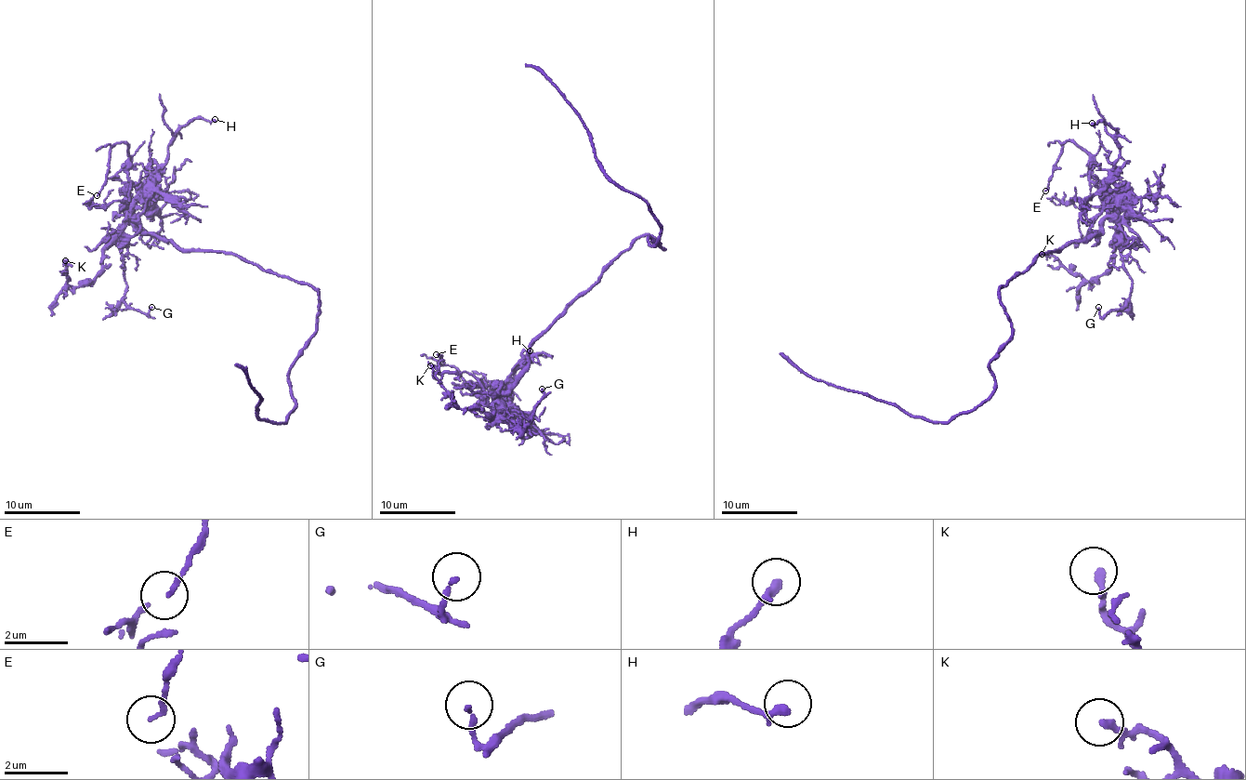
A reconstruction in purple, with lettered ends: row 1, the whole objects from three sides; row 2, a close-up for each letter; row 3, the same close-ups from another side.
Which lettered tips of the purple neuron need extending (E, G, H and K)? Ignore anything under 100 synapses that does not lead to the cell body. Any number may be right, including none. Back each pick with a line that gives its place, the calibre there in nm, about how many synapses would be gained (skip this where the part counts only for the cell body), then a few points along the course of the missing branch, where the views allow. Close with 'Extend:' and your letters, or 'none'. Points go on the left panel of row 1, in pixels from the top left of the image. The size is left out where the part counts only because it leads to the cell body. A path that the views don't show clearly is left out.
Extend: none

